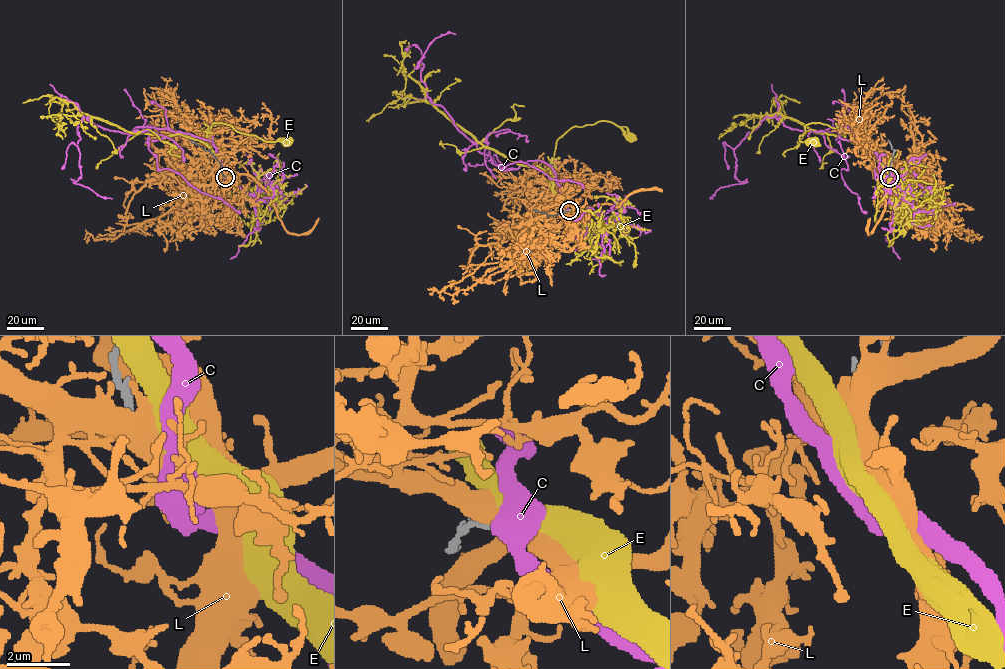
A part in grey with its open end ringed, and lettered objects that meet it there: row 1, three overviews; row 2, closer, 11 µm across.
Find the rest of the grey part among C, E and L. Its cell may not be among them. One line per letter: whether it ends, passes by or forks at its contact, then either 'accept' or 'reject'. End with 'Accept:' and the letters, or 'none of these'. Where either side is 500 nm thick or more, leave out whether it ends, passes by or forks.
C: reject
E: reject
L: reject
Accept: none of these

